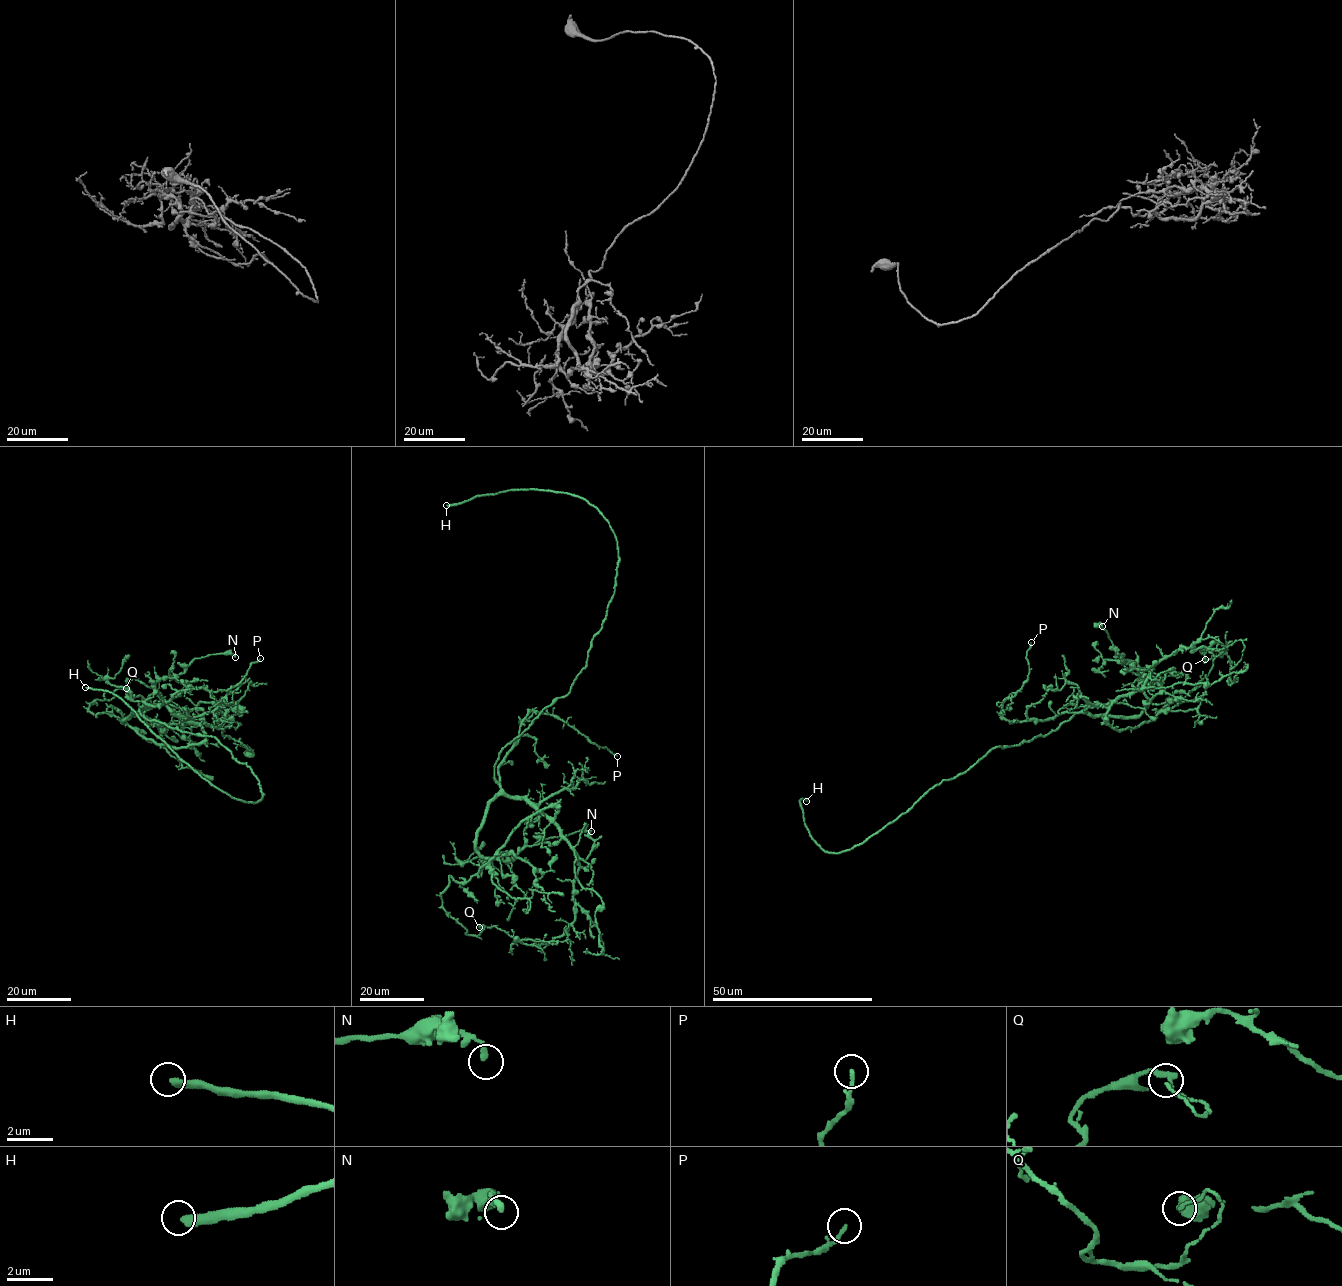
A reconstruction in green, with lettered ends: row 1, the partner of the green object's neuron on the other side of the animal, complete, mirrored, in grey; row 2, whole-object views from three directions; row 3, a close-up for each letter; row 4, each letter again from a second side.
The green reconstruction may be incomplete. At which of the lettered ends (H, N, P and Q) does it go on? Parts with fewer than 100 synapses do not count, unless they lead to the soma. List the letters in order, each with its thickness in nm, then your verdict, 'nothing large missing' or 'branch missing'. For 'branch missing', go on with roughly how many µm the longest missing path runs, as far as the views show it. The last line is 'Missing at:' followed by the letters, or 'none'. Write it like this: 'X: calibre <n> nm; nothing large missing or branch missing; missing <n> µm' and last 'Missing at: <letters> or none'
H: calibre 360 nm; branch missing; missing 7 µm
N: calibre 240 nm; nothing large missing
P: calibre 150 nm; nothing large missing
Q: calibre 110 nm; nothing large missing
Missing at: H

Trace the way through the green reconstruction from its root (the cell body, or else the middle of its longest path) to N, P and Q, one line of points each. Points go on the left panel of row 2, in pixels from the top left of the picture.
N: (187, 732), (144, 717), (144, 706), (123, 720), (139, 715), (157, 681), (176, 678), (195, 658), (235, 657)
P: (187, 732), (144, 717), (139, 711), (143, 701), (155, 706), (180, 691), (230, 689), (260, 658)
Q: (187, 732), (139, 711), (166, 705), (205, 739), (161, 745), (88, 710), (124, 687), (131, 693), (126, 688)

